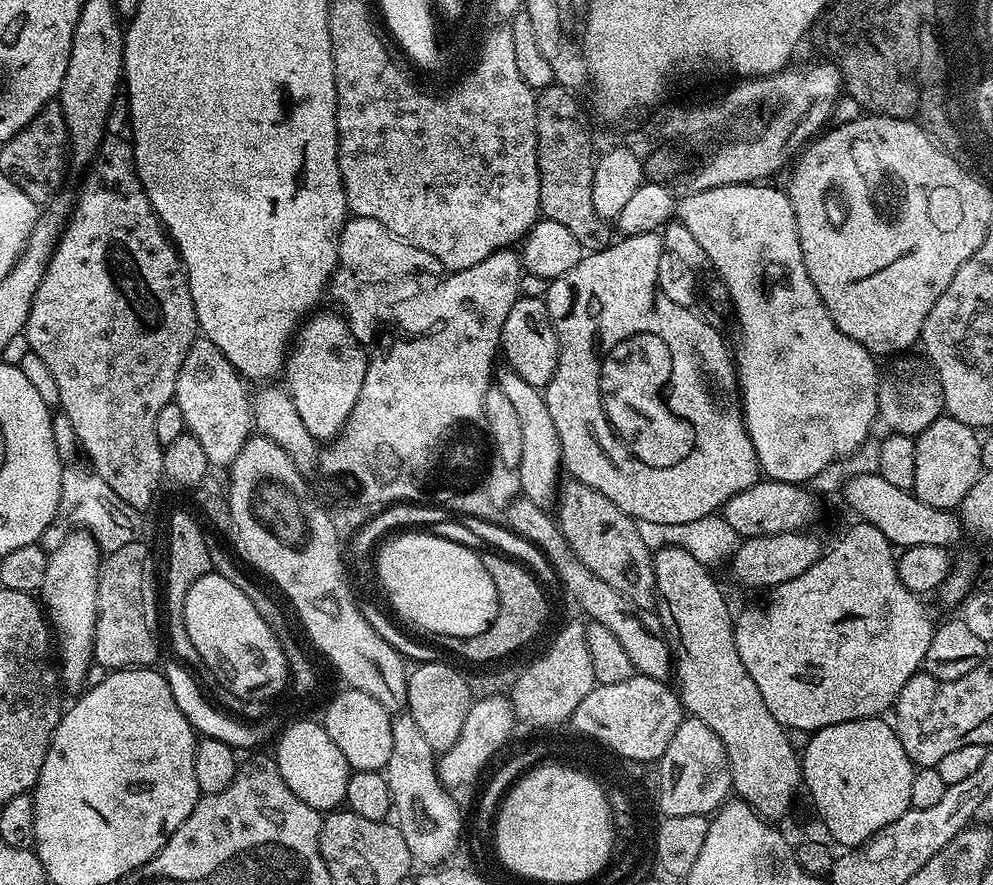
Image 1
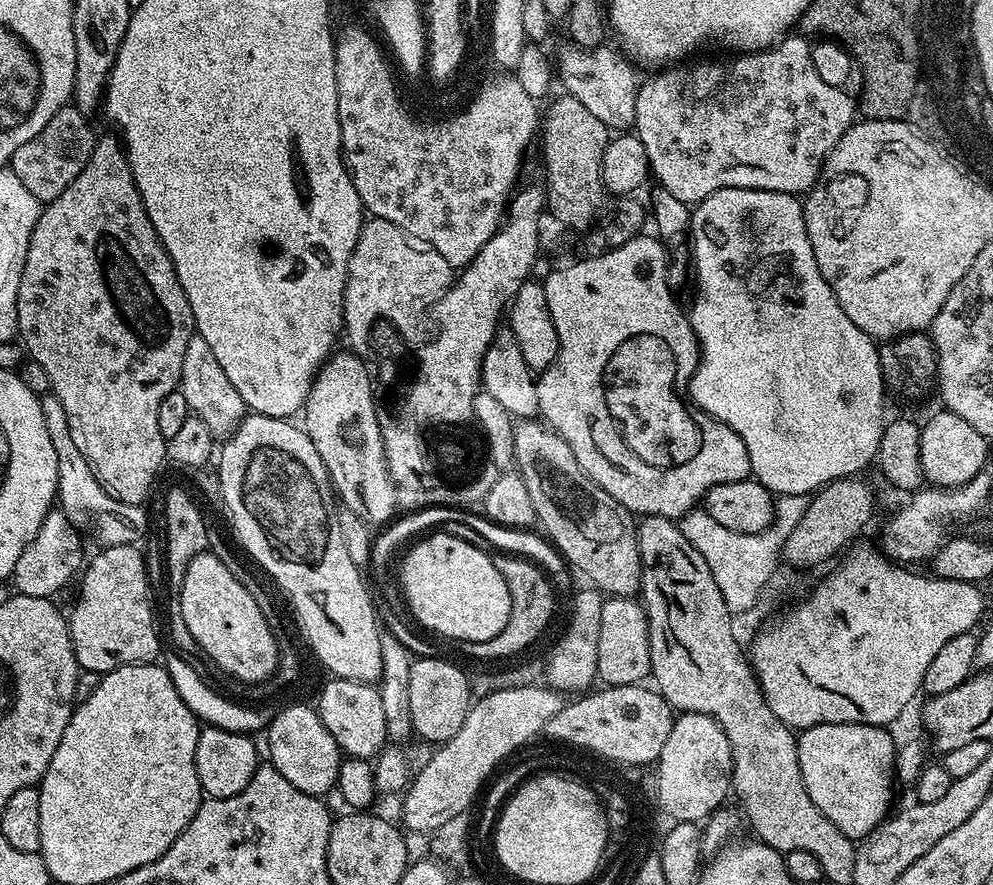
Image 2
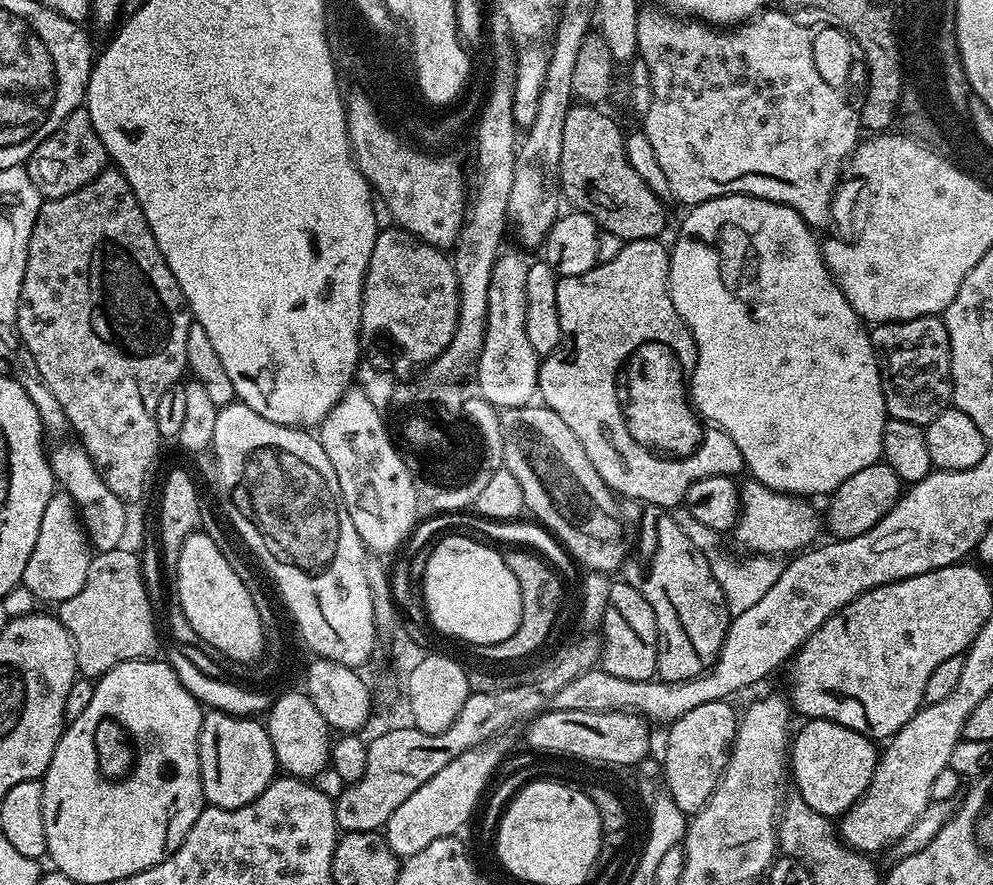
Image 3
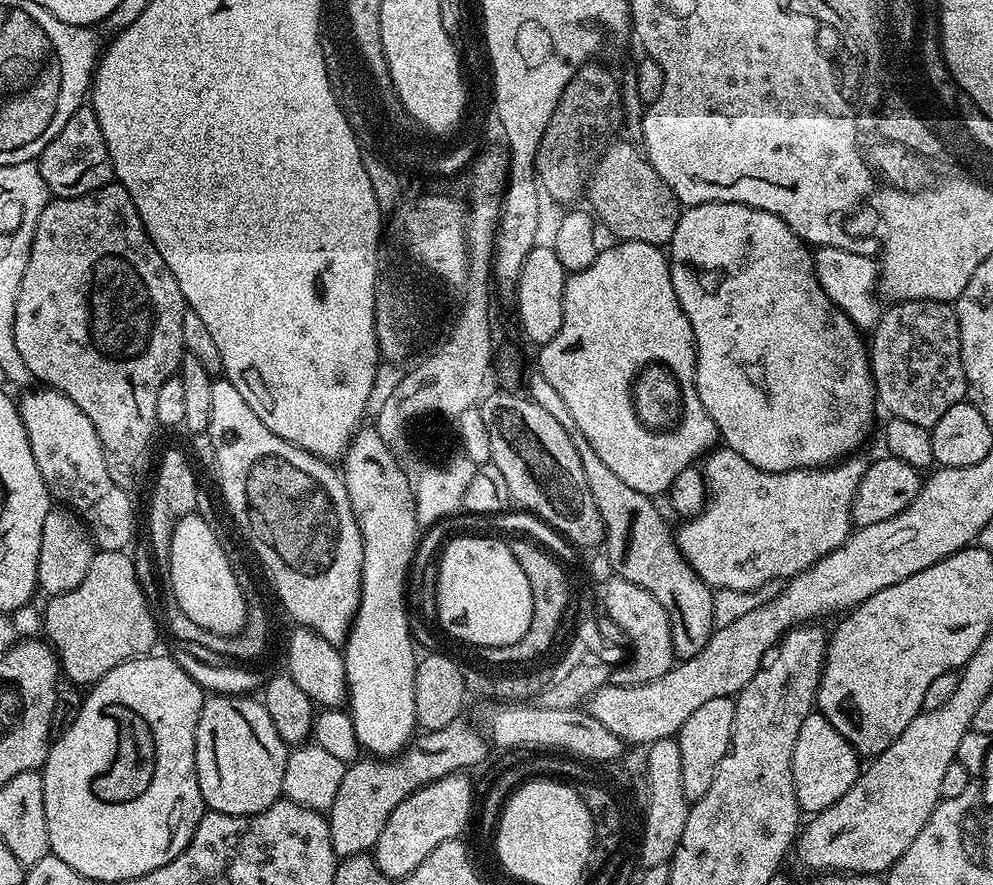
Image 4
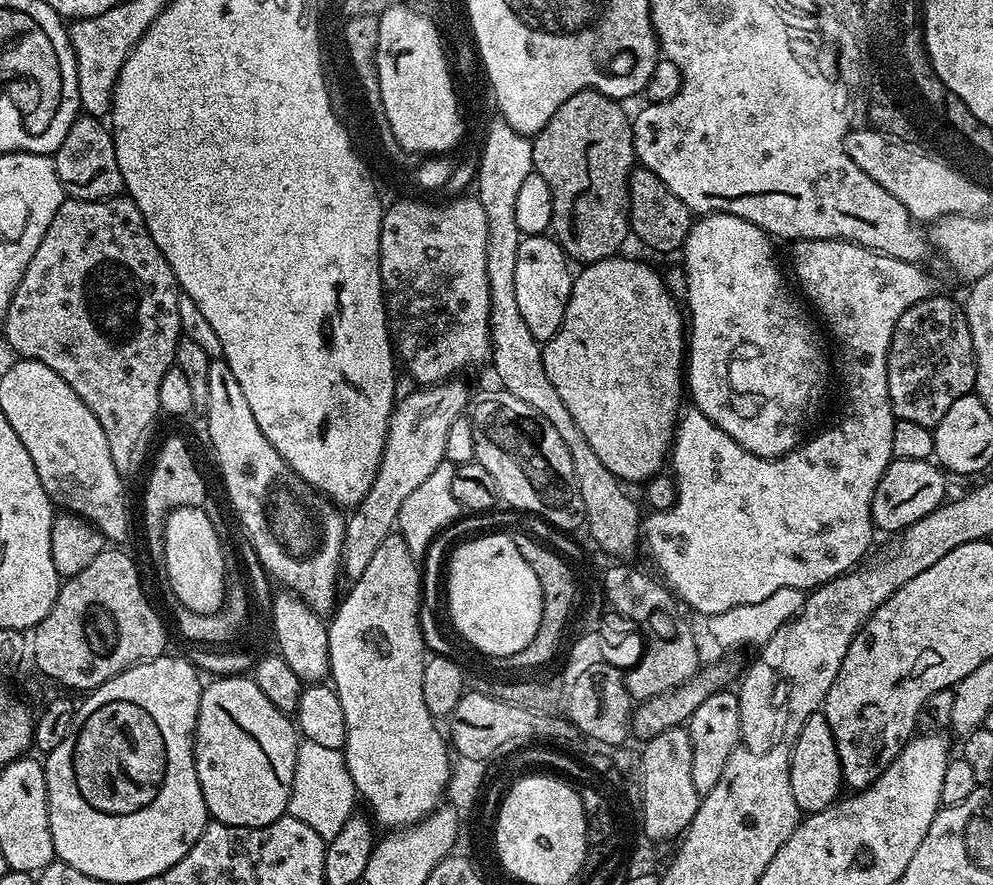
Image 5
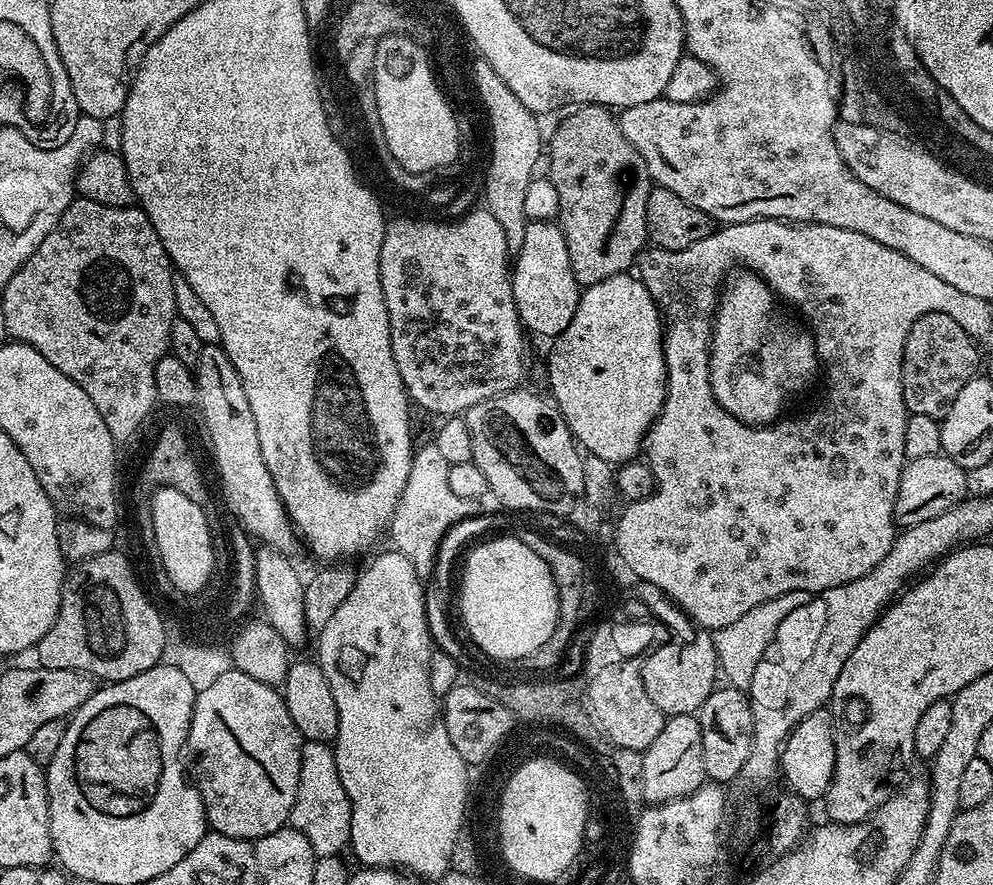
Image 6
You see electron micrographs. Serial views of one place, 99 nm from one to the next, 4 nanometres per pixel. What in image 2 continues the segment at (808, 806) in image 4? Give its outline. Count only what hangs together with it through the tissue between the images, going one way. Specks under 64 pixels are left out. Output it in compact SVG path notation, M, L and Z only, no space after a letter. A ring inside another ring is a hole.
M816 724L812 728L803 729L799 733L796 745L798 746L798 766L802 770L802 782L806 786L806 794L810 794L810 802L814 802L814 806L818 806L818 810L822 810L822 814L826 814L826 818L830 818L830 822L834 822L834 826L838 826L838 830L842 830L842 834L846 834L854 842L859 842L865 836L869 836L871 832L889 819L890 811L888 807L892 804L892 780L896 776L896 753L898 751L897 741L892 741L892 736L887 727L879 724Z

